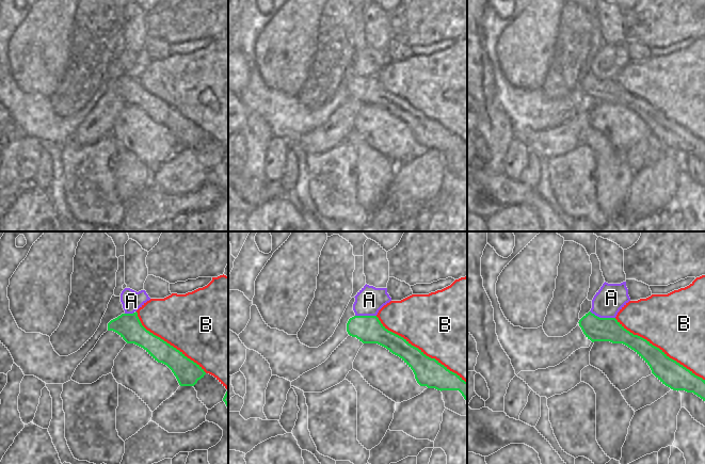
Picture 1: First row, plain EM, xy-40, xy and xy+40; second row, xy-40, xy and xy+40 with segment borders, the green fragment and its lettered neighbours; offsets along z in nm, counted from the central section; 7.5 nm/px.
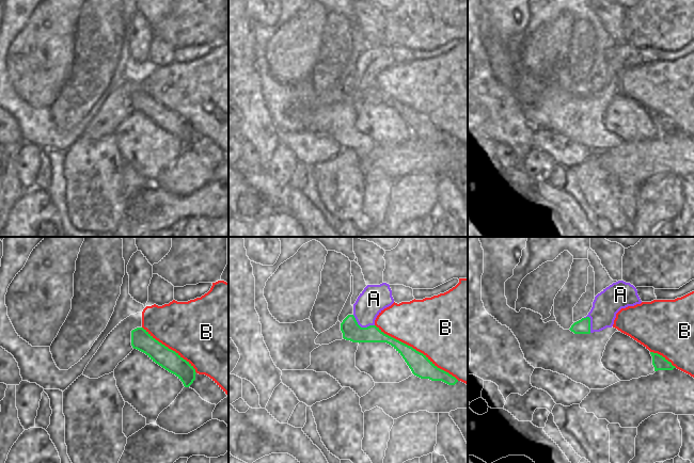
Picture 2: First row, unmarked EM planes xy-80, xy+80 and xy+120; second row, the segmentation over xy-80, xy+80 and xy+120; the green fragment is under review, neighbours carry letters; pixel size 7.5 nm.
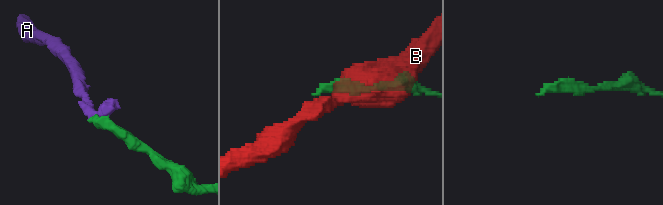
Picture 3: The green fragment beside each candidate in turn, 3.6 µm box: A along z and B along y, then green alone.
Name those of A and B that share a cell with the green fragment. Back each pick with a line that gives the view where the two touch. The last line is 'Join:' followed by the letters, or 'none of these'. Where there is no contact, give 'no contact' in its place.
A: xy+40
Join: A

